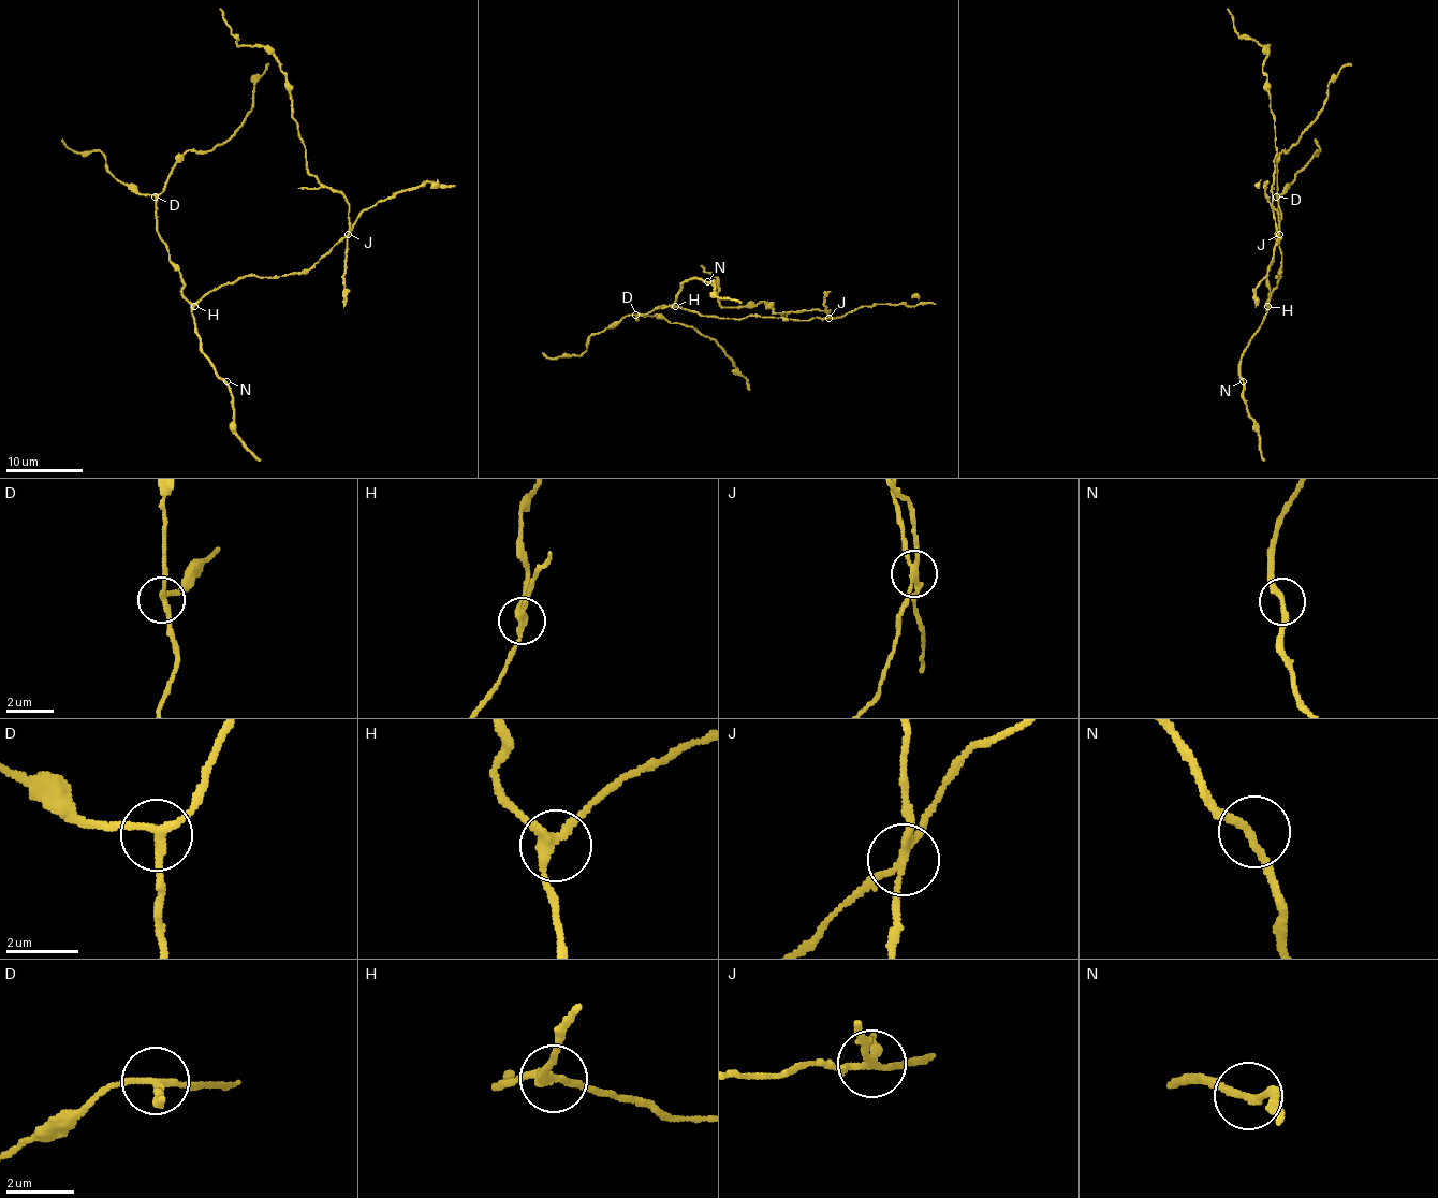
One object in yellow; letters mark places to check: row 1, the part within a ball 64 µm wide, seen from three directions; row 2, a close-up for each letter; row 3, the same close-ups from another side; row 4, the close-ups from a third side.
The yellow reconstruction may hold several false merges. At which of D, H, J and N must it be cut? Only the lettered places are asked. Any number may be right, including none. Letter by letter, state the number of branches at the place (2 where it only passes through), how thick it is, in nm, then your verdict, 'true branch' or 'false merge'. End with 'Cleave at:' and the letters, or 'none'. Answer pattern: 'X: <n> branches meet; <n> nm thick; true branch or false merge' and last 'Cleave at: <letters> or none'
D: 3 branches meet; 200 nm thick; true branch
H: 3 branches meet; 240 nm thick; true branch
J: 4 branches meet; 180 nm thick; false merge
N: 2 branches meet; 200 nm thick; true branch
Cleave at: J

